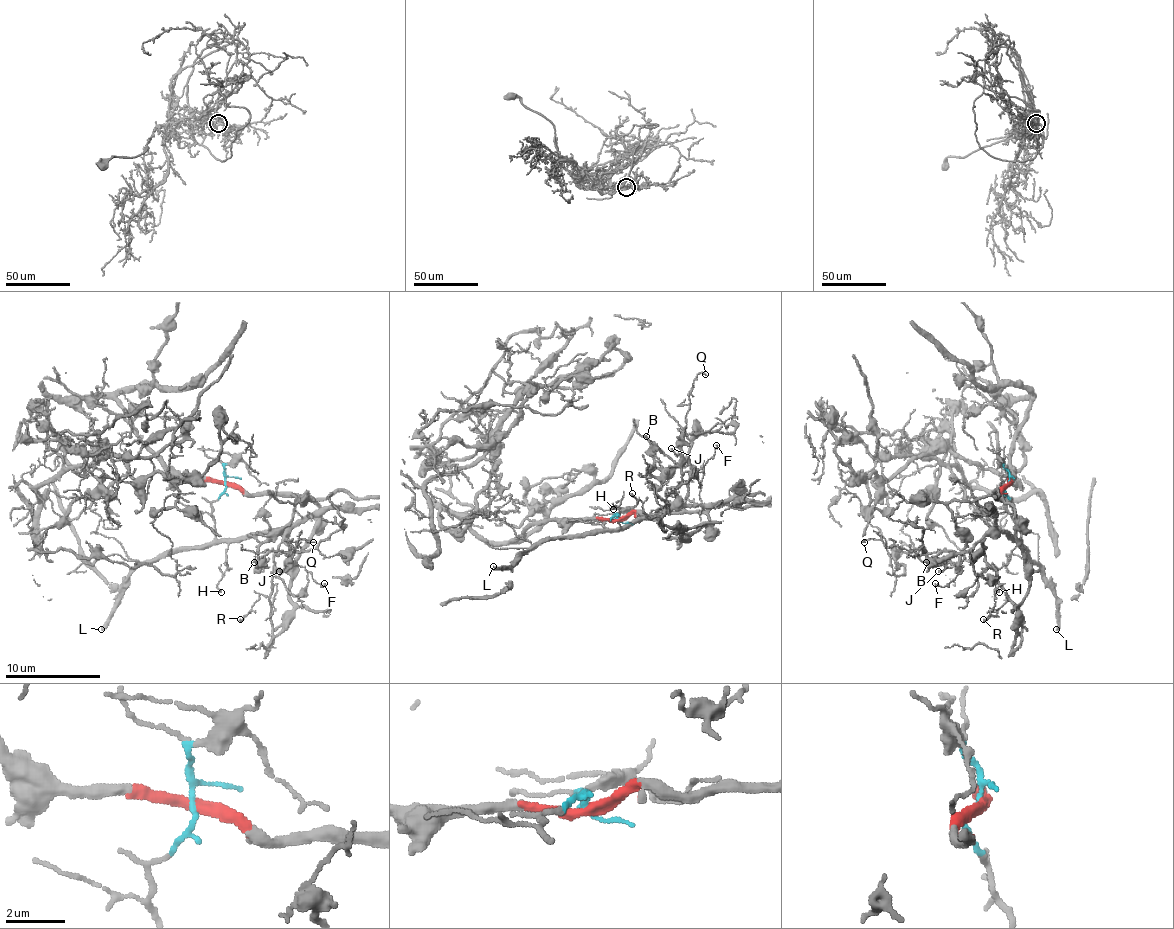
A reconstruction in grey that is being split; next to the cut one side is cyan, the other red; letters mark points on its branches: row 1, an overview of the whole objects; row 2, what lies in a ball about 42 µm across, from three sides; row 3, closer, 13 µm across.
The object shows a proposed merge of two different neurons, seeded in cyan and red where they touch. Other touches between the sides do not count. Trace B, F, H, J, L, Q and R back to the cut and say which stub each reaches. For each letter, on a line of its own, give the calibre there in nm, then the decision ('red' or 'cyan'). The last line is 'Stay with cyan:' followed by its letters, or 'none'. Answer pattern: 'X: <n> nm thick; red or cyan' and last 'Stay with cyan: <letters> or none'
B: 150 nm thick; cyan
F: 100 nm thick; cyan
H: 160 nm thick; cyan
J: 120 nm thick; cyan
L: 240 nm thick; cyan
Q: 120 nm thick; cyan
R: 130 nm thick; cyan
Stay with cyan: B, F, H, J, L, Q, R

